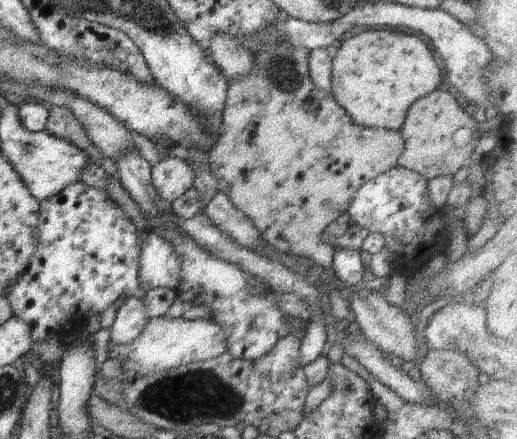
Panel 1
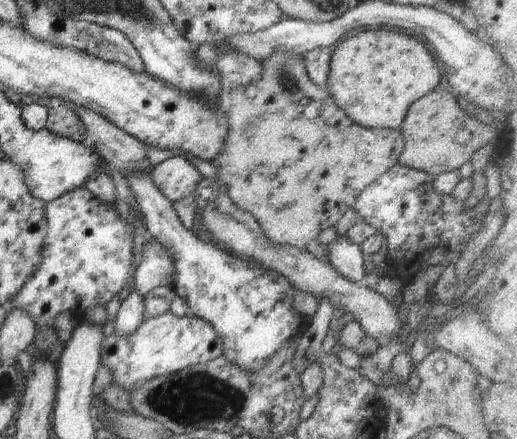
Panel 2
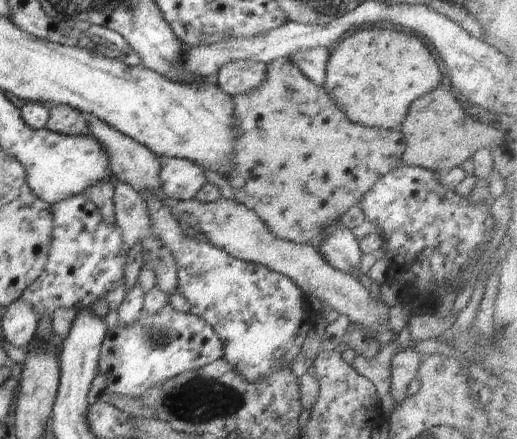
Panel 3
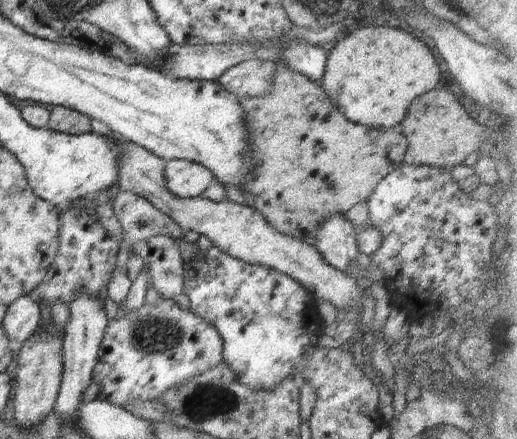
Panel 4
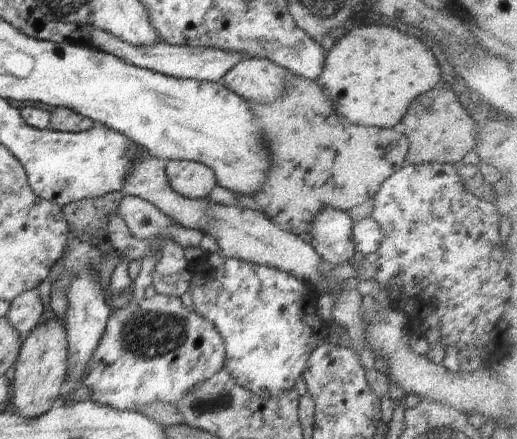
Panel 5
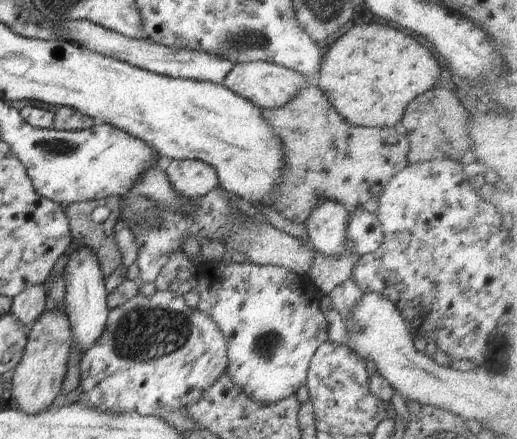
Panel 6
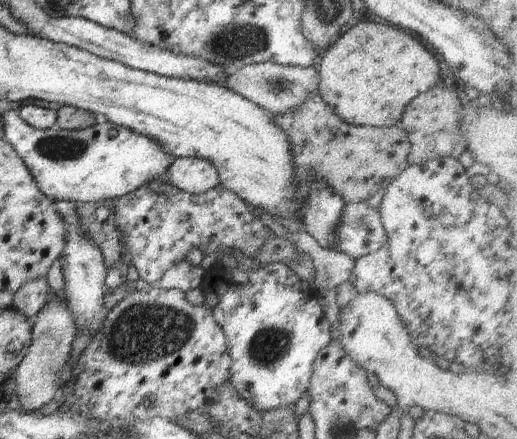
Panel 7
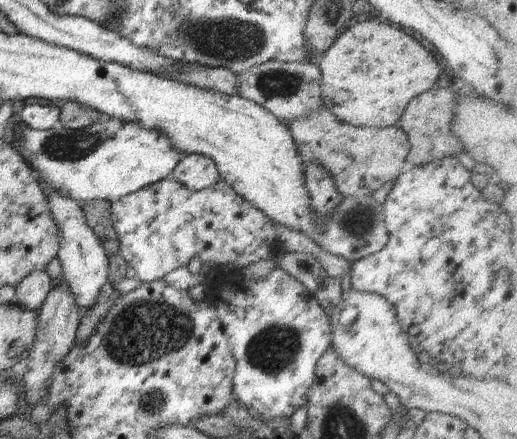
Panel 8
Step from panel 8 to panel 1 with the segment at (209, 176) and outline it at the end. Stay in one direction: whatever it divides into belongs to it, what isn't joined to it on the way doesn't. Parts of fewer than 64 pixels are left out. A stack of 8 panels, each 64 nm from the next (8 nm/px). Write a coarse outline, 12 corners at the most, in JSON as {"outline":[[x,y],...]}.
{"outline":[[169,157],[151,168],[158,196],[171,204],[193,187],[188,162]]}

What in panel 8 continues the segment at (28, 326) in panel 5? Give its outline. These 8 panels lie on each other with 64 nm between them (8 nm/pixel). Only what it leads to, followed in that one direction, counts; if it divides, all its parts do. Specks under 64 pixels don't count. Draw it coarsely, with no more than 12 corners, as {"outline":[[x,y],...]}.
{"outline":[[47,270],[15,286],[15,302],[38,312],[53,285]]}

